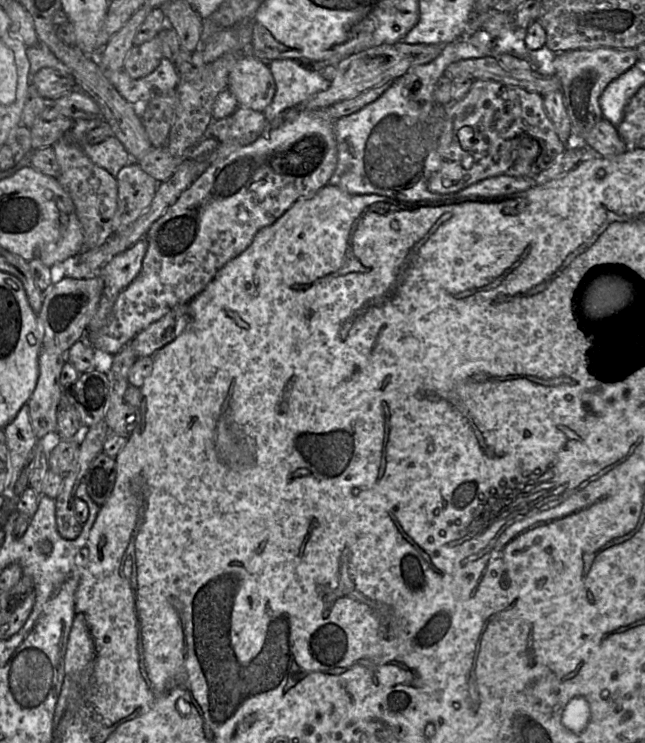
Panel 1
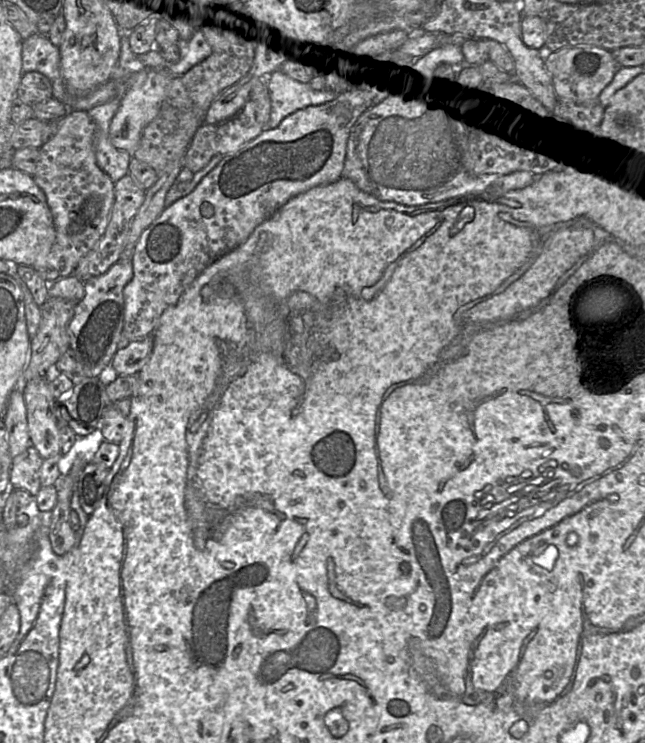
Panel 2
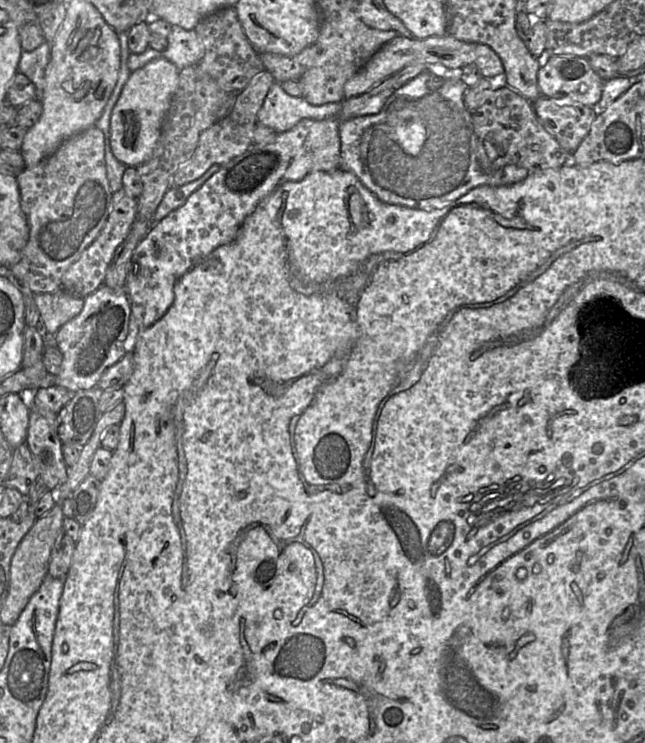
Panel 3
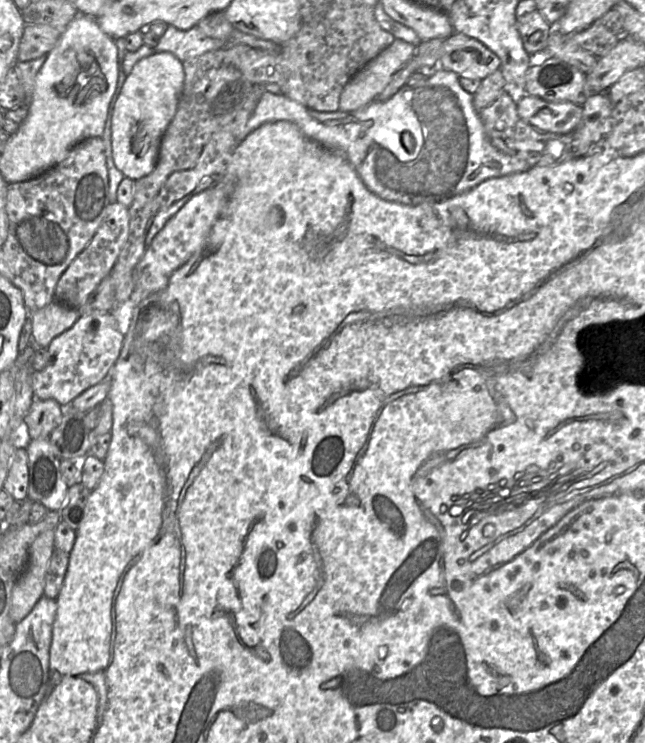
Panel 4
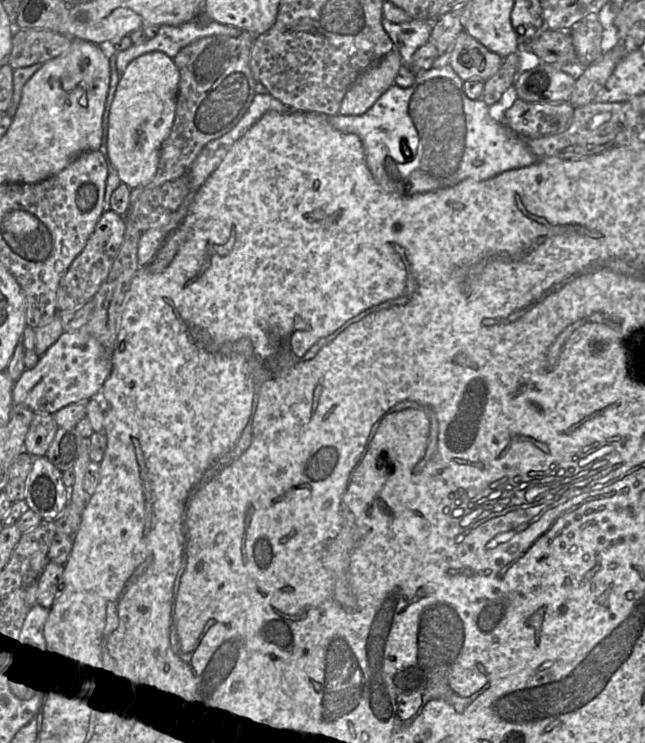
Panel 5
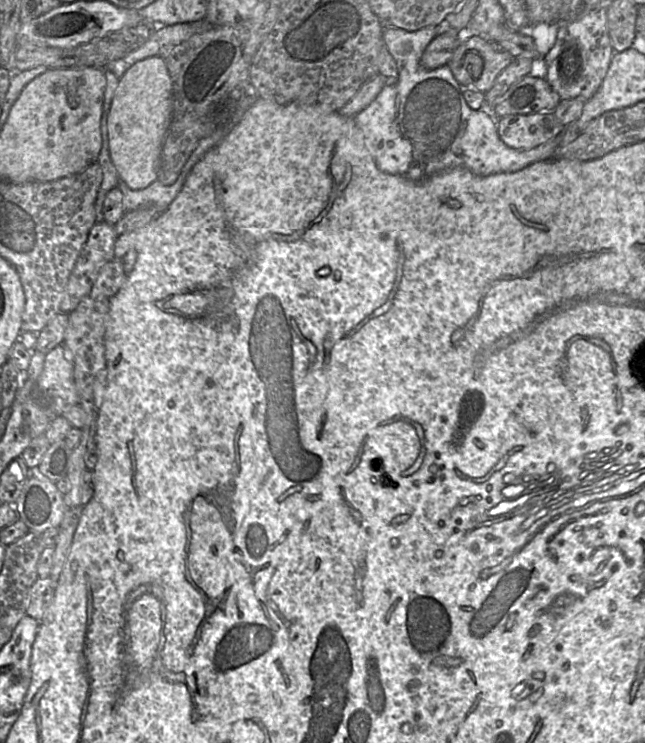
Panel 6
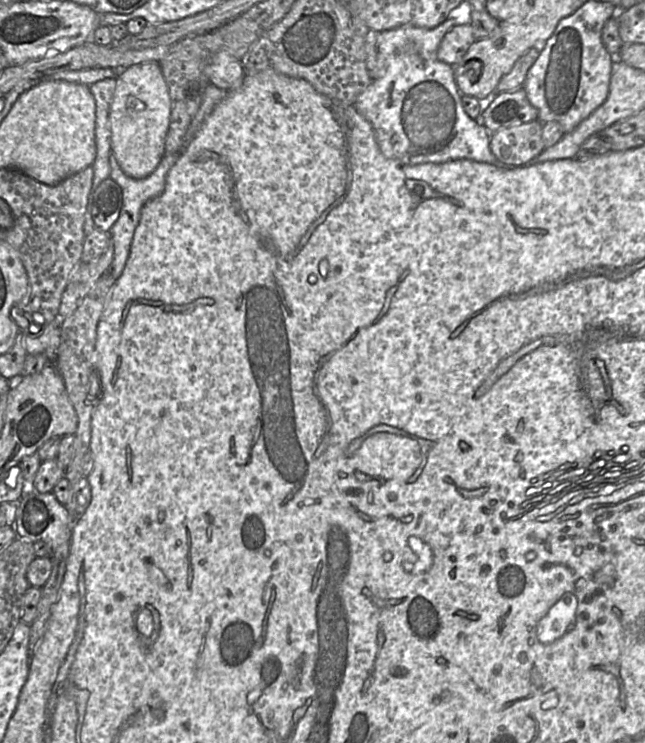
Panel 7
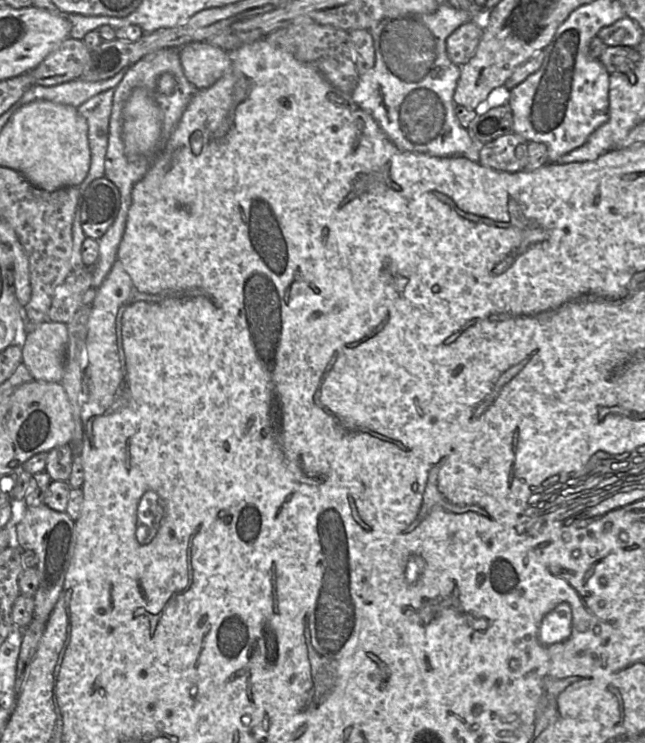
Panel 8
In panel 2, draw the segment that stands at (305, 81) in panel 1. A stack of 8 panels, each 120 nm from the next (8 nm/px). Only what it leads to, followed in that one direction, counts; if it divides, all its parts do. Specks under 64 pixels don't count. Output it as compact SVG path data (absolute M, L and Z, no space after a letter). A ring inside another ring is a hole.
M280 70L267 77L271 101L269 121L264 129L274 129L290 114L309 106L329 102L336 91L312 91L305 82L297 81Z

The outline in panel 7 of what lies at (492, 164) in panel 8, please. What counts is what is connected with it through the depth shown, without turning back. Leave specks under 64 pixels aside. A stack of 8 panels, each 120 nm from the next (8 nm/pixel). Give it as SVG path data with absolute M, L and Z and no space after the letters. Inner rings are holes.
M538 119L525 124L502 128L491 133L489 147L500 166L526 166L544 150L543 123Z

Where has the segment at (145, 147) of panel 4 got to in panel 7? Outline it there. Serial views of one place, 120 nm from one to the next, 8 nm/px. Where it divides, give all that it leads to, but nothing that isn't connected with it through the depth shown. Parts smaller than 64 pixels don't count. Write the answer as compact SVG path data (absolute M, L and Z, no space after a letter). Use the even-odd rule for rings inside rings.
M160 63L136 64L118 76L110 107L111 152L127 176L142 179L157 168L165 154L170 116L171 100Z

